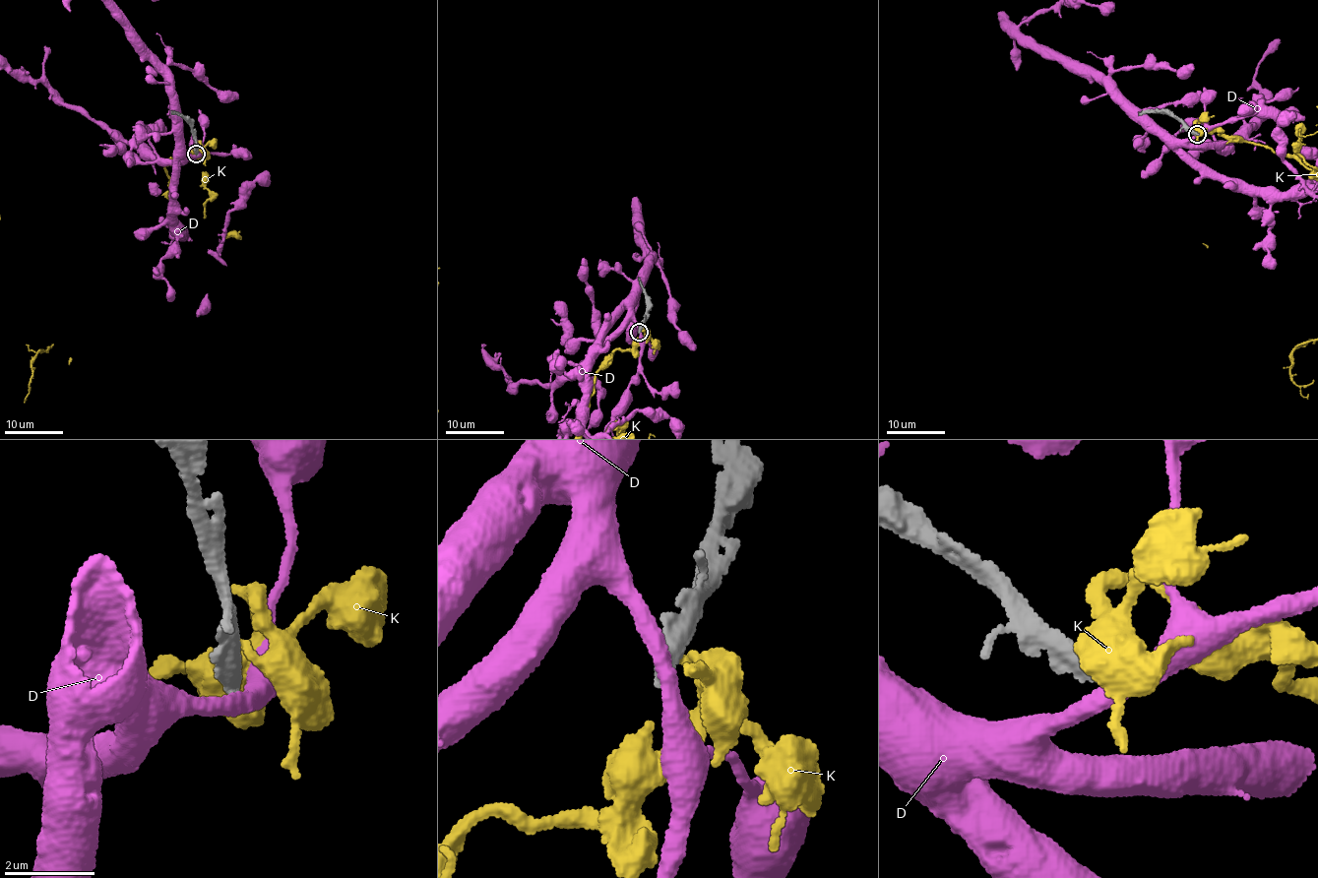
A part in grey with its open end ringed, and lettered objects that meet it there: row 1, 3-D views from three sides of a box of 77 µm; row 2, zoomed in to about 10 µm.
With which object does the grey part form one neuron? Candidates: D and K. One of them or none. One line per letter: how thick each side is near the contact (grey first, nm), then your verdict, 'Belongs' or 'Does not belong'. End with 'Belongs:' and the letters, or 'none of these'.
D: Thickness 280 nm (grey) against 380 nm. Does not belong
K: Thickness 300 nm (grey) against 150 nm. Does not belong
Belongs: none of these

